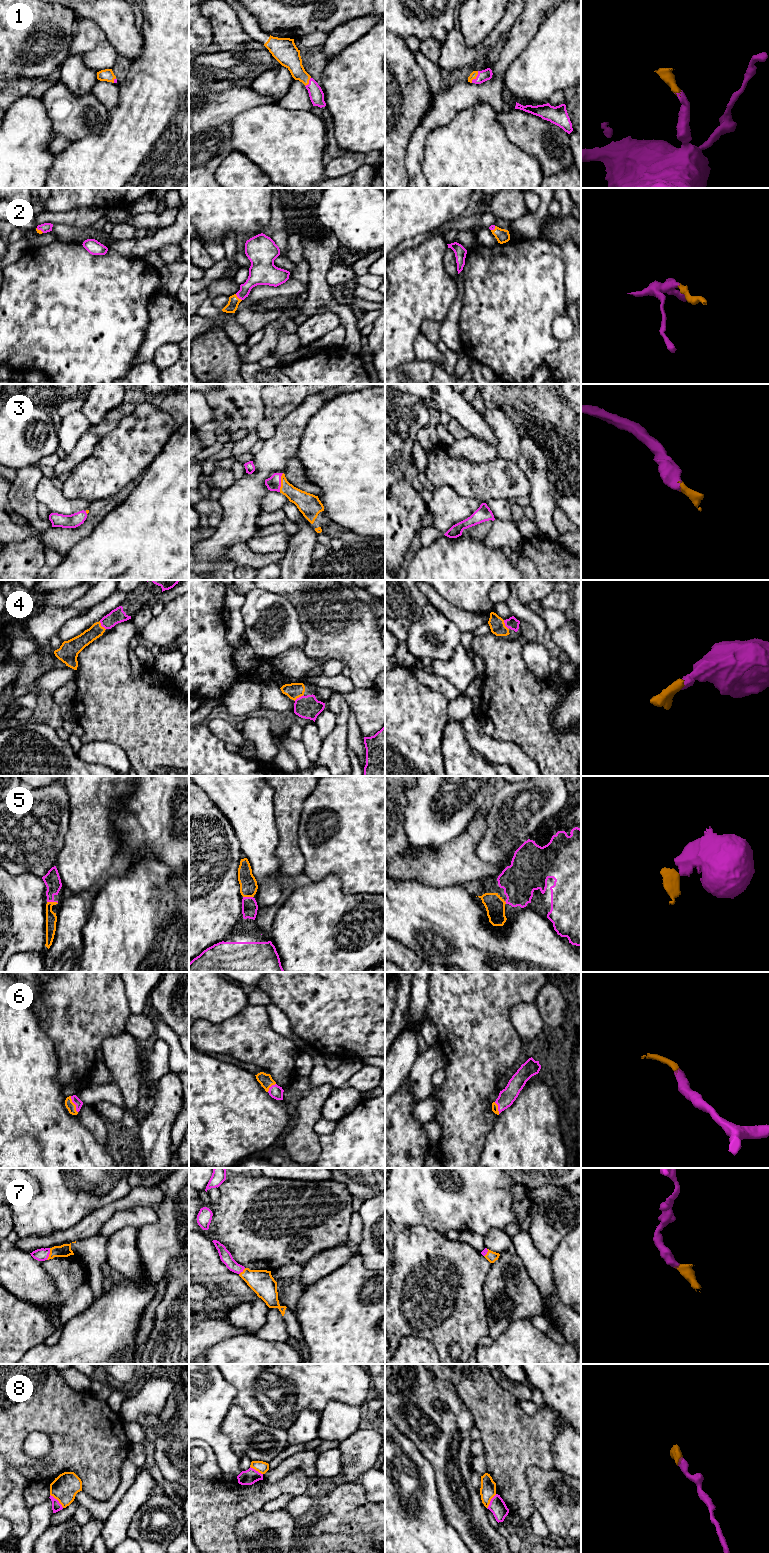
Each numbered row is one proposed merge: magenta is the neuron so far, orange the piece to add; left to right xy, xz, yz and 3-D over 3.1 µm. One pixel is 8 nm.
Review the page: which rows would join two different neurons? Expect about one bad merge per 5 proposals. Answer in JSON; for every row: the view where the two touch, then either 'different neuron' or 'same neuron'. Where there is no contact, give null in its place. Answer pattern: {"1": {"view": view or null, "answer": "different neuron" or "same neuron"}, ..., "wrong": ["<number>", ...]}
{"1": {"view": "yz", "answer": "same neuron"}, "2": {"view": "xz", "answer": "same neuron"}, "3": {"view": "xz", "answer": "same neuron"}, "4": {"view": "xy", "answer": "same neuron"}, "5": {"view": "xy", "answer": "same neuron"}, "6": {"view": "xy", "answer": "same neuron"}, "7": {"view": "xy", "answer": "same neuron"}, "8": {"view": "xy", "answer": "same neuron"}, "wrong": []}

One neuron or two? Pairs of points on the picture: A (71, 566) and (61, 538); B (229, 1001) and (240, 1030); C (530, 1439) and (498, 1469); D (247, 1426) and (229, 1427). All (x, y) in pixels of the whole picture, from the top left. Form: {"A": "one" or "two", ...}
{"A": "two", "B": "two", "C": "one", "D": "one"}

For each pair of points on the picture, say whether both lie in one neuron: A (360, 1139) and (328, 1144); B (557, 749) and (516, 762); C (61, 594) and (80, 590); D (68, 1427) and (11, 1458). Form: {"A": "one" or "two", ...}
{"A": "one", "B": "two", "C": "one", "D": "one"}

